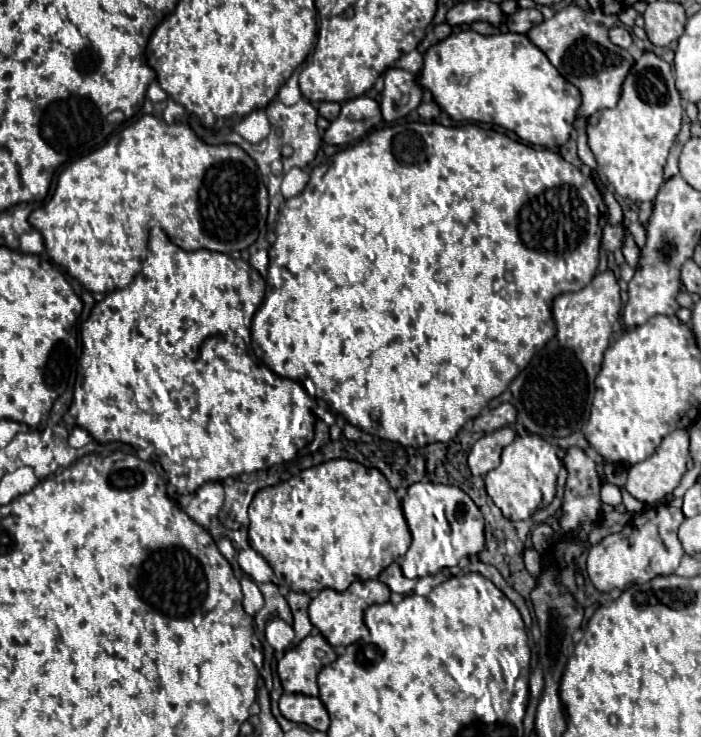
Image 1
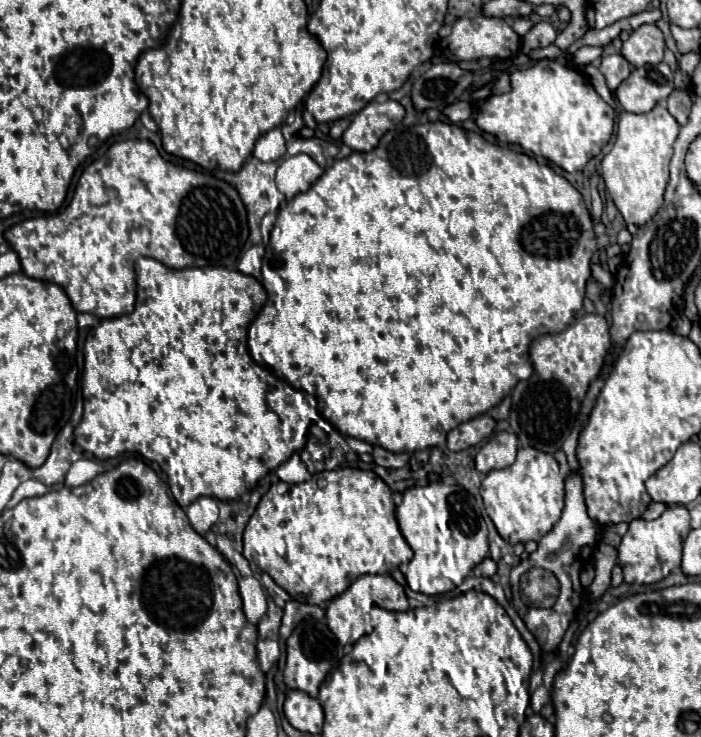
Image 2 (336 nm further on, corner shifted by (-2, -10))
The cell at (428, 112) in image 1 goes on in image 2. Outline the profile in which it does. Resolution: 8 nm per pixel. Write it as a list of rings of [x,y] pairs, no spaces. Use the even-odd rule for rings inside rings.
[[[460,100],[453,104],[447,105],[442,112],[454,124],[459,124],[460,122],[463,122],[473,116],[474,106],[468,101]]]

